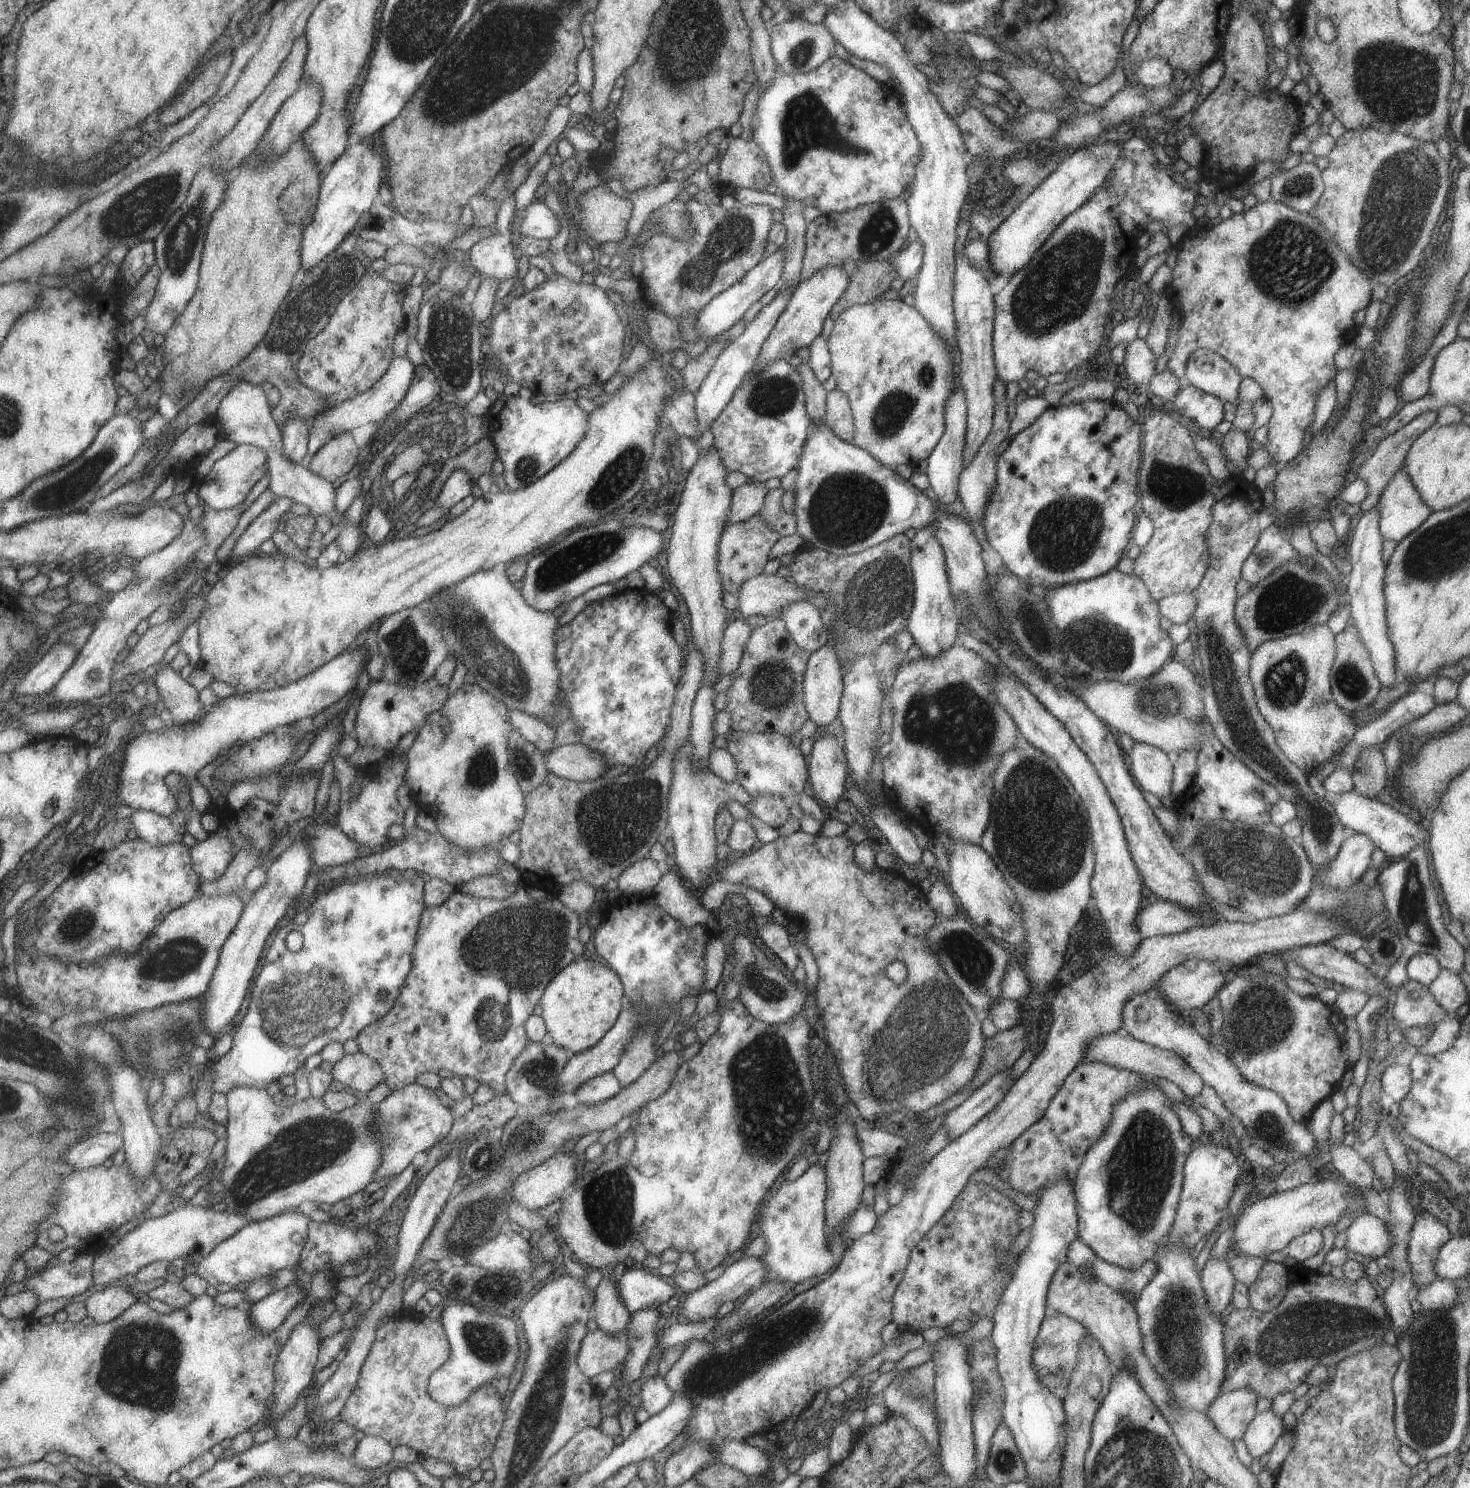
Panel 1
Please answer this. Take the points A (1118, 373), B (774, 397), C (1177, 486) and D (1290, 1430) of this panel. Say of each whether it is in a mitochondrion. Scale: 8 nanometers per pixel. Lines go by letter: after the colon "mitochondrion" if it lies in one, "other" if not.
A: other
B: mitochondrion
C: mitochondrion
D: other

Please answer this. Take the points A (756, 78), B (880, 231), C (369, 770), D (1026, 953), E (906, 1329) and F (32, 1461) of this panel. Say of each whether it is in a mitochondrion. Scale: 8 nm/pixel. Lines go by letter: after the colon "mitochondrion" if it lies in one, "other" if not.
A: other
B: mitochondrion
C: other
D: other
E: other
F: other

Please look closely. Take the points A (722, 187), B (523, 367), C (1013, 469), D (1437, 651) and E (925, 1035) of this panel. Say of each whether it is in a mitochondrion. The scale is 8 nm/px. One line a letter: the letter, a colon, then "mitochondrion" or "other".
A: other
B: other
C: other
D: other
E: mitochondrion

